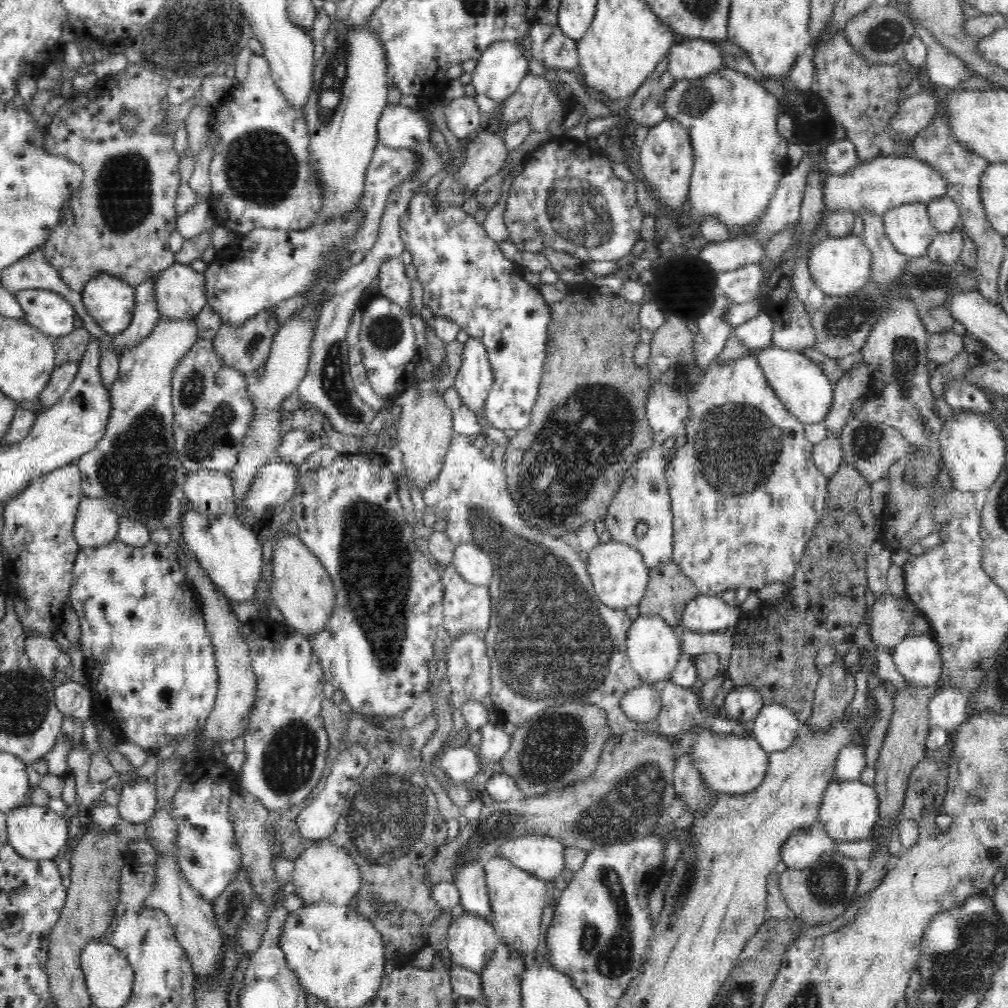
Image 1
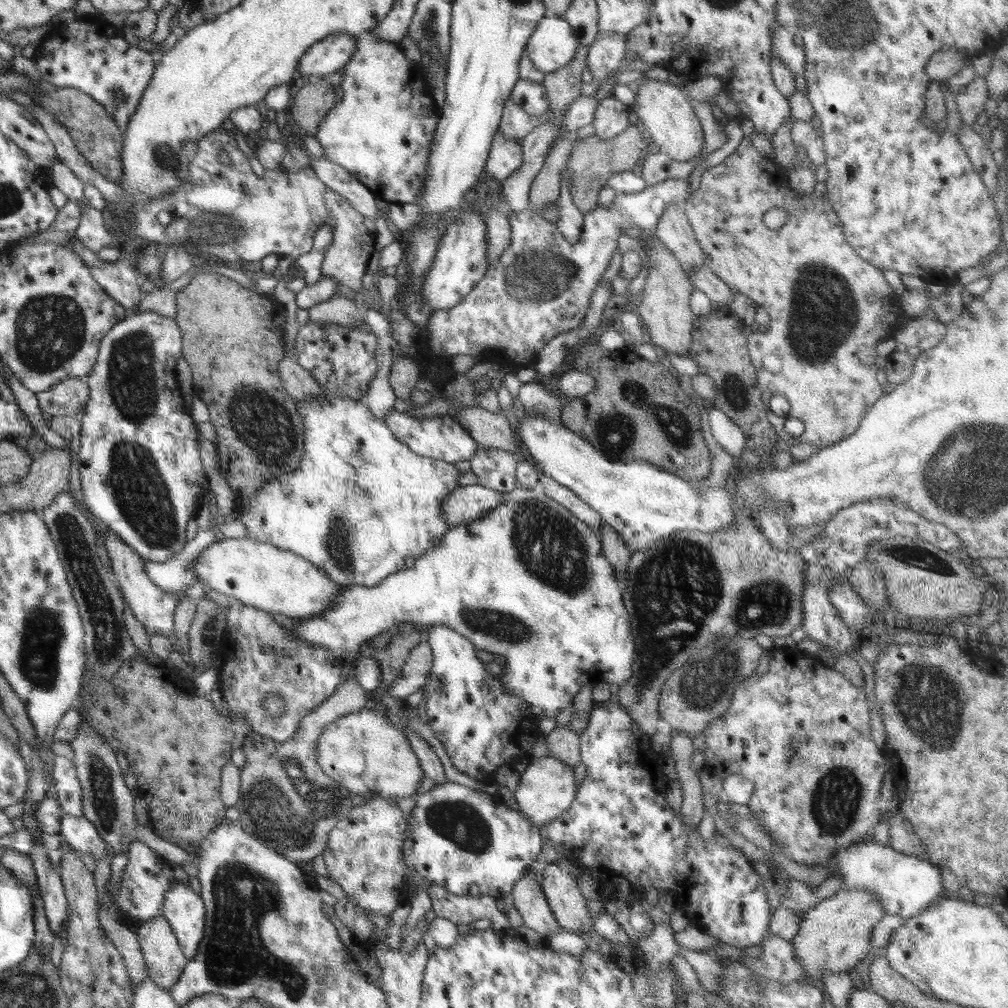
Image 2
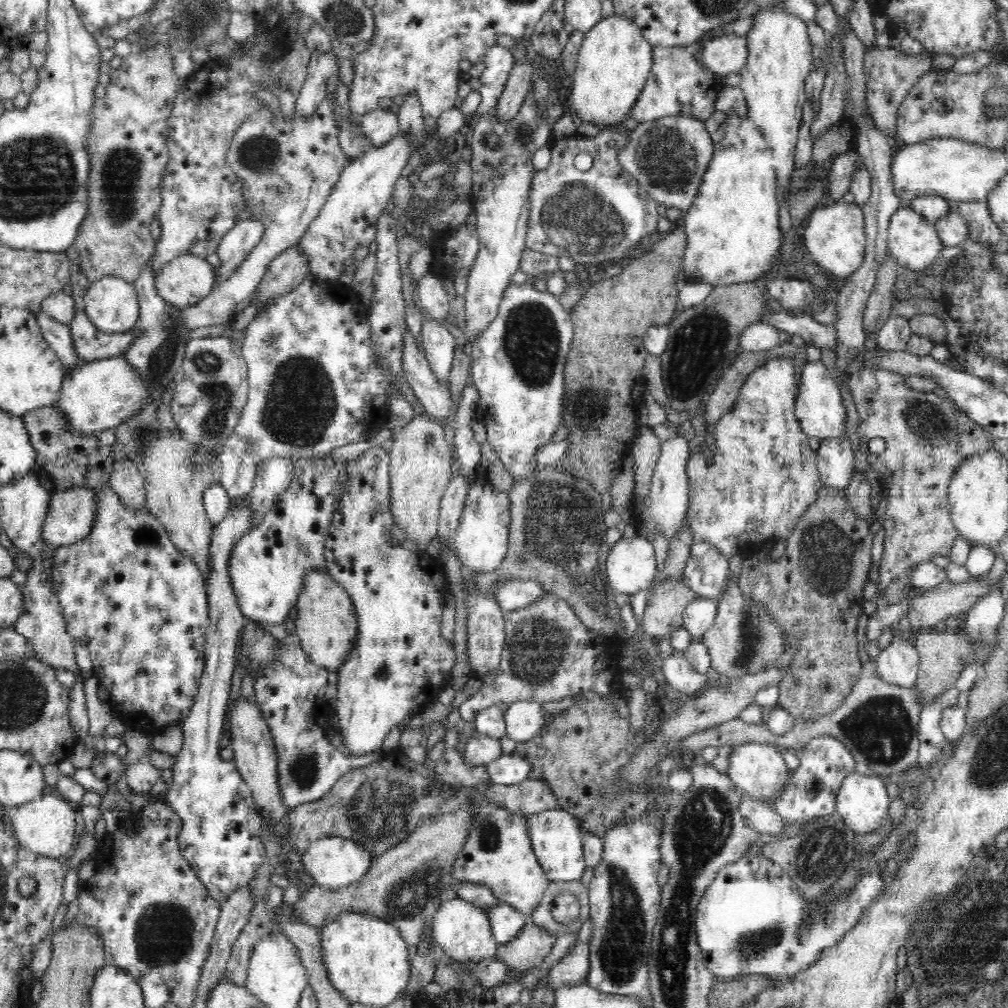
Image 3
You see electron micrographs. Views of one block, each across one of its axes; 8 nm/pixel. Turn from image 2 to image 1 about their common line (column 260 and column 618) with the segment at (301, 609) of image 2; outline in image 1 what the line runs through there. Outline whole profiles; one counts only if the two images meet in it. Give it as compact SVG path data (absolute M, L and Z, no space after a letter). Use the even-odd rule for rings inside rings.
M613 539L599 543L587 554L585 561L594 592L606 606L625 609L632 604L638 605L646 594L651 568L646 566L643 554L629 544Z

